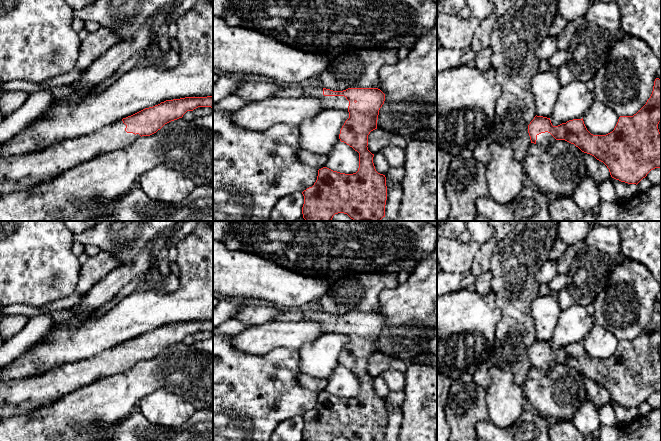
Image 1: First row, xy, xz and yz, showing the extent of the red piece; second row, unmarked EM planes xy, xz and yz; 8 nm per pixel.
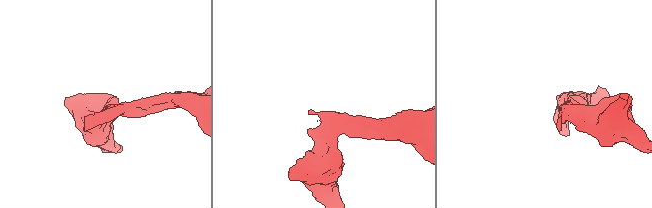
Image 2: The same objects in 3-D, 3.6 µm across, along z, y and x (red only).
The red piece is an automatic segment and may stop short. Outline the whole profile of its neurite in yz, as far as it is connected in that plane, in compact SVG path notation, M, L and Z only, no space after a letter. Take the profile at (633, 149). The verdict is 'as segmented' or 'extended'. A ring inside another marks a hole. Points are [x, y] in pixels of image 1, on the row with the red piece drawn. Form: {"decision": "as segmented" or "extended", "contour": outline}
{"decision": "extended", "contour": "M661 79L654 81L653 91L646 104L633 116L620 116L614 130L606 135L591 134L582 119L569 120L558 126L553 126L550 118L535 116L528 125L528 133L531 143L539 146L549 146L556 140L565 140L574 144L582 152L594 156L597 160L603 162L609 169L612 178L628 184L638 184L647 174L655 169L661 168L661 133L658 124L661 121Z"}

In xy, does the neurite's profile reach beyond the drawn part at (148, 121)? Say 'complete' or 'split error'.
split error

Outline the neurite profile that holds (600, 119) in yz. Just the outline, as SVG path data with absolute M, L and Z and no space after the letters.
M596 99L583 117L587 130L593 135L606 135L612 132L618 119L618 114L612 108Z

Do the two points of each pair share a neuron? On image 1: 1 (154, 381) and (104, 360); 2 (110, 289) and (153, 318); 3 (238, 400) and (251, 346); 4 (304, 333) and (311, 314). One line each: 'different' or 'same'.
1: different
2: different
3: different
4: different

